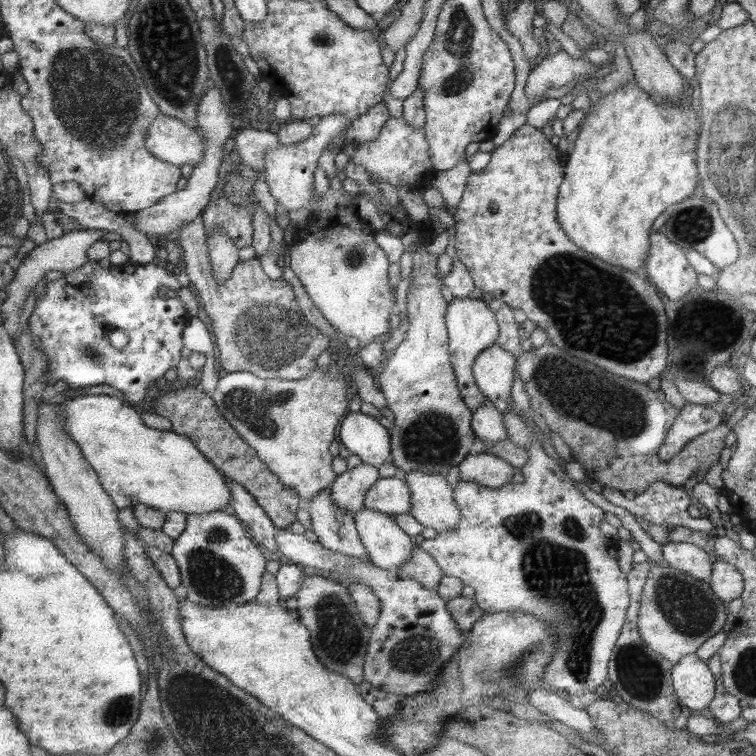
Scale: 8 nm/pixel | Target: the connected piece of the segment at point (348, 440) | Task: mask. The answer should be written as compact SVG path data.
M350 412L341 421L339 442L345 446L351 455L359 456L362 464L373 466L378 470L388 461L387 456L389 456L390 440L385 429L378 421L375 422L371 416L360 412Z

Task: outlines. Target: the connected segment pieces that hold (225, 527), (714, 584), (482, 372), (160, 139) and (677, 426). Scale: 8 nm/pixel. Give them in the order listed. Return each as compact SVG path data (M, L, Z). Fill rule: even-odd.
M229 510L187 515L184 532L173 540L169 553L180 574L181 594L188 602L204 607L235 609L254 601L260 592L265 558L247 538L239 520L229 516Z
M716 560L713 563L712 577L708 580L713 594L727 604L741 596L744 586L742 576L728 562Z
M497 345L479 354L472 366L481 394L502 413L511 410L511 382L514 381L515 357Z
M157 115L156 121L148 127L145 137L145 146L149 154L156 156L163 162L168 162L173 166L198 166L204 155L206 144L204 137L199 134L195 128L189 128L179 119L171 118L168 115Z
M685 403L680 408L668 430L663 444L660 446L659 458L667 461L677 455L690 440L711 430L721 421L721 415L710 409L709 406Z

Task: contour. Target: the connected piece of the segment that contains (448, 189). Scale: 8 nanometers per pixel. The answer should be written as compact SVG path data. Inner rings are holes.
M468 158L446 171L435 171L428 180L428 188L437 190L442 196L446 208L456 207L463 194L467 175L471 172L467 165Z

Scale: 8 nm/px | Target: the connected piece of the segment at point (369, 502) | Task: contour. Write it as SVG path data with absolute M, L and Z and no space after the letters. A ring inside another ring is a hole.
M398 475L380 478L365 494L364 505L387 516L408 514L412 508L411 499L408 484Z

